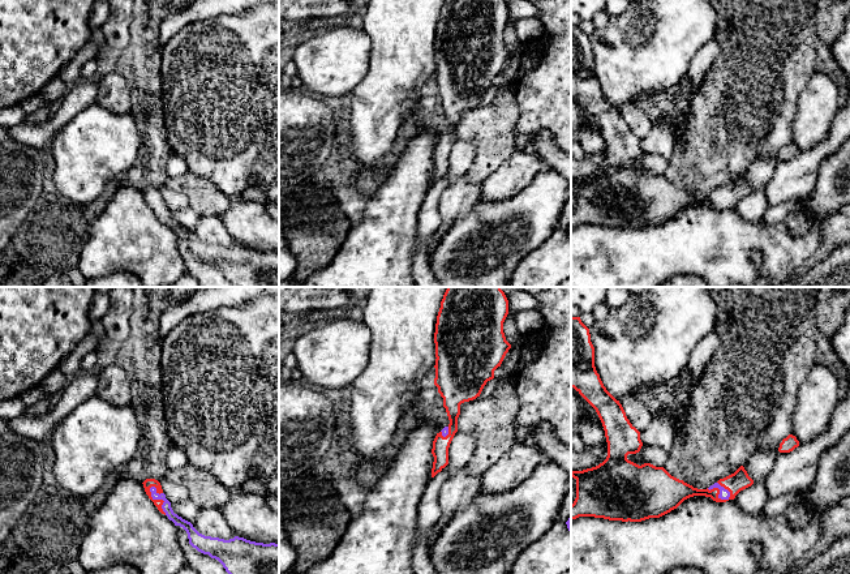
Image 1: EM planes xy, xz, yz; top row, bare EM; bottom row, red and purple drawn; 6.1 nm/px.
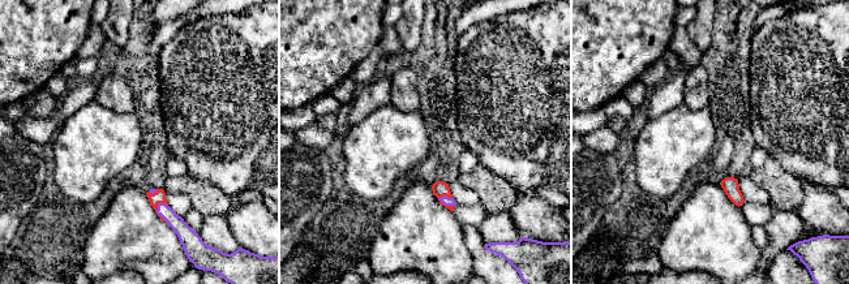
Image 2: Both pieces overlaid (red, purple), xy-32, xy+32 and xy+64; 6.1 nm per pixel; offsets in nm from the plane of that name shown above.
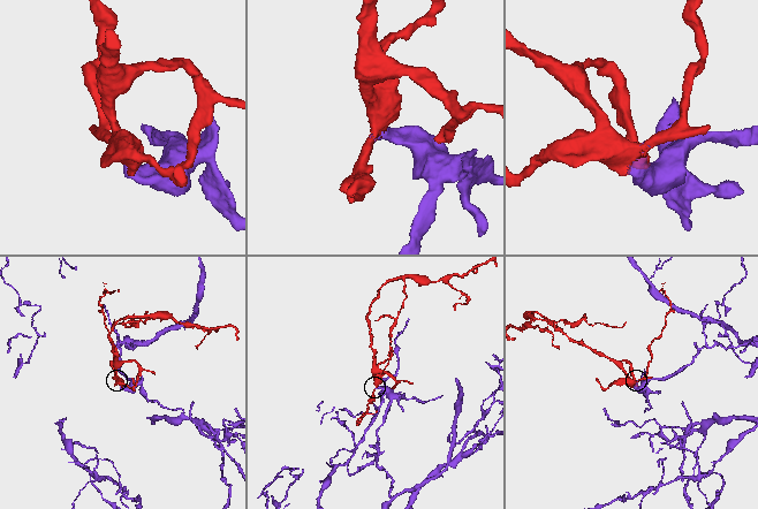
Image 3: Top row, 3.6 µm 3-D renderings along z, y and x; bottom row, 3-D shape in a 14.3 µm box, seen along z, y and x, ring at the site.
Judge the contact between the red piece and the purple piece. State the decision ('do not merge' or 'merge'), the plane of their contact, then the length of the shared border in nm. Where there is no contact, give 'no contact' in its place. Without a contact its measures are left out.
merge; contact in xy; length 200 nm

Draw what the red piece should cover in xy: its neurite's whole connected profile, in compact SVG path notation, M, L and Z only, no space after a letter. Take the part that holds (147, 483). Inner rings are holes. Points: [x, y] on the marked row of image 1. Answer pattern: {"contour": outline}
{"contour": "M146 479L142 484L158 510L186 531L189 544L218 560L228 574L279 574L279 544L256 543L239 536L229 540L205 536L173 513L158 480Z"}

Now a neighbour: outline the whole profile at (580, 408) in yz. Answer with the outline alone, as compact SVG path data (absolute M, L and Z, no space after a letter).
M571 387L571 429L576 429L583 419L589 417L594 424L602 424L596 410Z

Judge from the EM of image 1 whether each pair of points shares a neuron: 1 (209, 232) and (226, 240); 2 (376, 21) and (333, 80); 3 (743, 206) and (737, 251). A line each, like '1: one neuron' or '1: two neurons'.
1: one neuron
2: two neurons
3: two neurons

